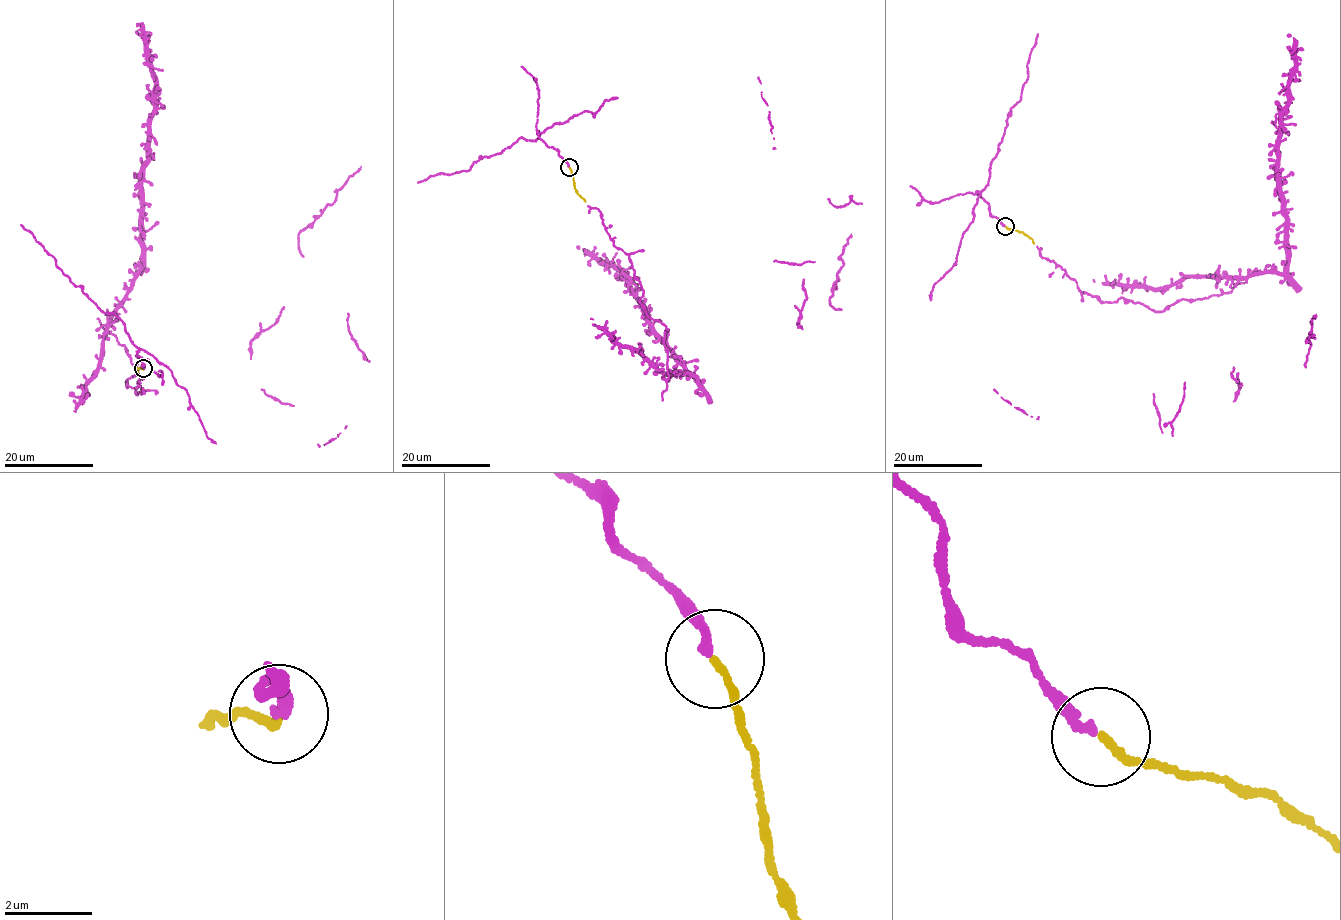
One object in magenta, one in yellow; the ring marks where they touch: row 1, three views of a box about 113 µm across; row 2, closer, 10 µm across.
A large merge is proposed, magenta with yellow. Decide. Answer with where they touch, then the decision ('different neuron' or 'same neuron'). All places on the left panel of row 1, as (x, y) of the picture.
at (143, 368); same neuron

